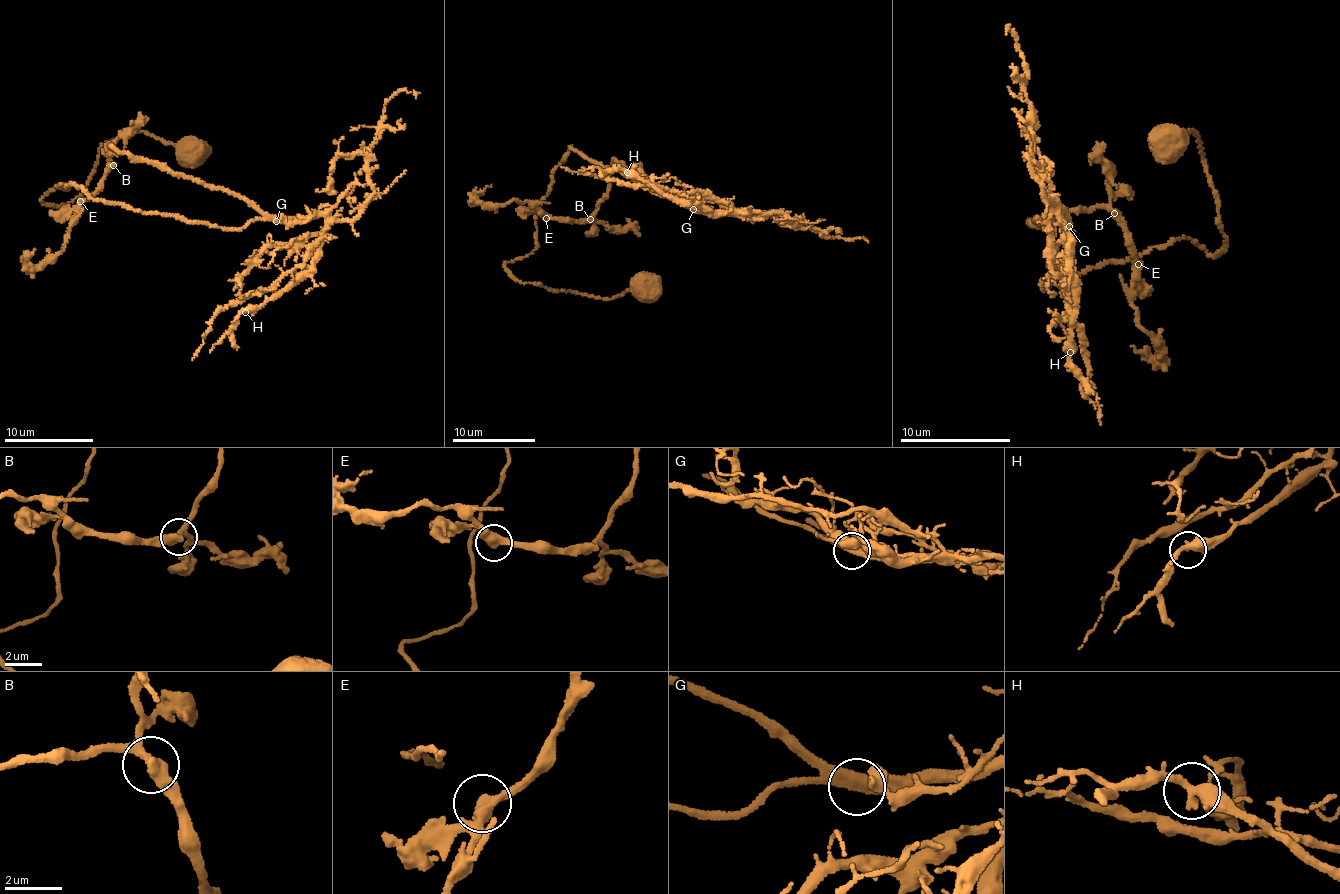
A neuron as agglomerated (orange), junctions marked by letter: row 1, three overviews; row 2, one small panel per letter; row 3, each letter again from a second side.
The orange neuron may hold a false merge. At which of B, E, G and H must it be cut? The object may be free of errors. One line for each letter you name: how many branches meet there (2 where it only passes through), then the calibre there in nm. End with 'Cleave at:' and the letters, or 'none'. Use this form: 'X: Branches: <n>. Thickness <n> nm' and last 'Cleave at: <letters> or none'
Cleave at: none

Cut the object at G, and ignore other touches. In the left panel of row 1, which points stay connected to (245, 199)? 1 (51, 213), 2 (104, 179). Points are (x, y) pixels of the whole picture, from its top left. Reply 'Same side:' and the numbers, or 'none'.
Same side: 1, 2

